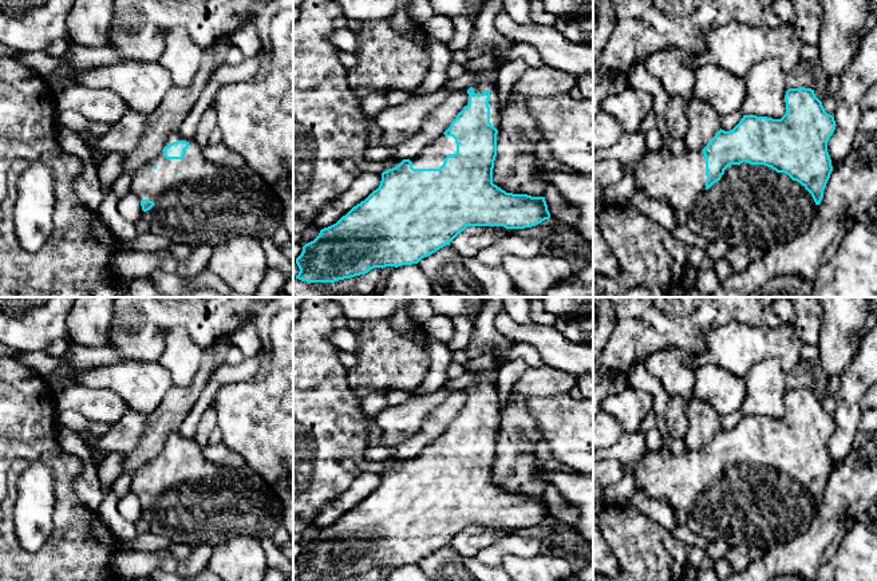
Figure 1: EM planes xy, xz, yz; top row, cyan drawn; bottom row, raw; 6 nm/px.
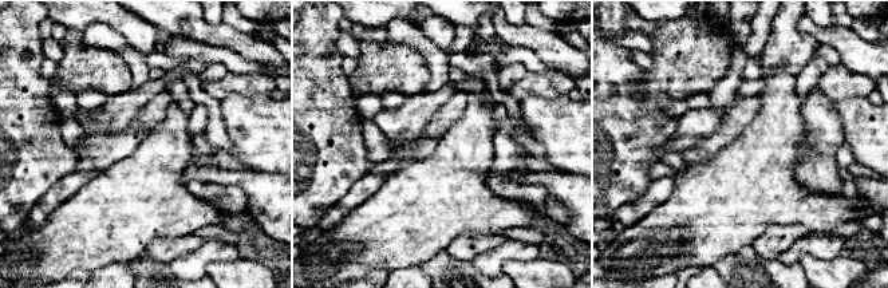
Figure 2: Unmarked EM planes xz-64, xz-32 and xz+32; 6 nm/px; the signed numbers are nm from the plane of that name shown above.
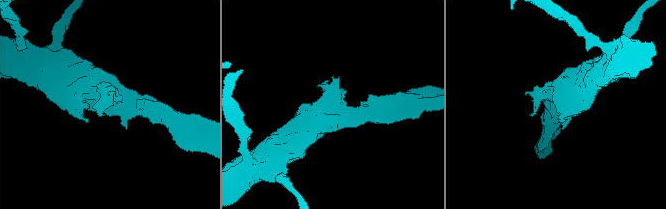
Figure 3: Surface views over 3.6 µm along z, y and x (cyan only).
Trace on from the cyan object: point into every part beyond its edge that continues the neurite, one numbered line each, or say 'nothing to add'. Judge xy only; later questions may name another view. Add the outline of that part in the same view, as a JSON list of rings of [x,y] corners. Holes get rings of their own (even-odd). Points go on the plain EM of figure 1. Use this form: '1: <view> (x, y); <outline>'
1: xy (193, 469); [[[174,431],[169,435],[166,446],[177,440],[190,444],[182,459],[166,459],[161,451],[134,471],[130,491],[141,501],[150,499],[157,503],[166,491],[206,485],[220,478],[221,467],[204,456],[202,447],[194,439],[186,439],[179,431]]]

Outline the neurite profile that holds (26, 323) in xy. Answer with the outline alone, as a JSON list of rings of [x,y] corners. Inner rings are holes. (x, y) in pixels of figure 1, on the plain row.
[[[0,297],[0,343],[20,351],[43,351],[56,339],[67,339],[67,317],[75,297]]]

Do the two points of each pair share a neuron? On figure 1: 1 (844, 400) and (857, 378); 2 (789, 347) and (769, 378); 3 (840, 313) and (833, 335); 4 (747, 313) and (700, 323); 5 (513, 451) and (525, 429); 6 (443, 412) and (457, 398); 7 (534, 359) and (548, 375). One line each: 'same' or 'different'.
1: same
2: different
3: same
4: same
5: same
6: same
7: different

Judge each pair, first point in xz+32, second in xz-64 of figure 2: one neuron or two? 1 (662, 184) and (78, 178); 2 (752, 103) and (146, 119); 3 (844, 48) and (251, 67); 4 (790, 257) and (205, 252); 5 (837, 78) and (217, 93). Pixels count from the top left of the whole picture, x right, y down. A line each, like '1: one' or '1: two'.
1: one
2: one
3: two
4: one
5: one

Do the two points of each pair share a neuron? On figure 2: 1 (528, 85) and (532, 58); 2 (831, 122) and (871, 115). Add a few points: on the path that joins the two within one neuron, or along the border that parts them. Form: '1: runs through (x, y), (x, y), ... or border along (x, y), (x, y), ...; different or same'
1: border along (551, 68), (528, 71); different
2: border along (832, 101), (832, 106), (841, 119), (845, 141); different

